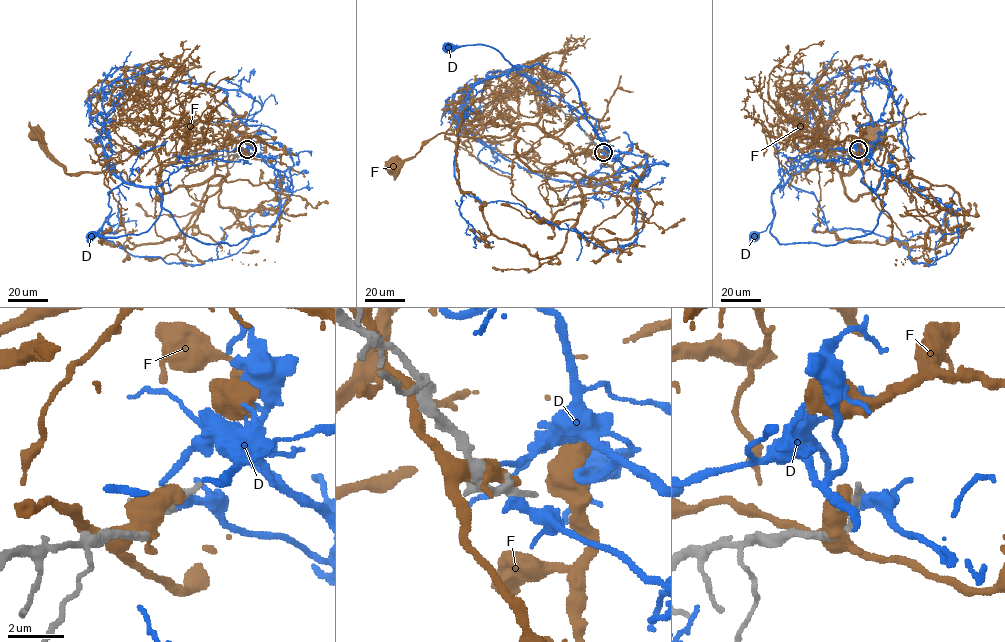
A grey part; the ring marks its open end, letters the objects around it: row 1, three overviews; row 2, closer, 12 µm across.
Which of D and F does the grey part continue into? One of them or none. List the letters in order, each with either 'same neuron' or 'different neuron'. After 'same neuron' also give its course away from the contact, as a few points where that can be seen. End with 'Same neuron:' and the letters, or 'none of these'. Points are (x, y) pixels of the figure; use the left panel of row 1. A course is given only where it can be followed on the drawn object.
D: different neuron
F: different neuron
Same neuron: none of these

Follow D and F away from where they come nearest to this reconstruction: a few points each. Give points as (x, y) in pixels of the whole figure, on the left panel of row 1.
D: (246, 150), (290, 181), (266, 232), (207, 244), (162, 208), (145, 232), (91, 235)
F: (245, 151), (257, 142), (159, 200), (158, 171), (215, 154), (226, 136), (162, 101), (185, 76)

